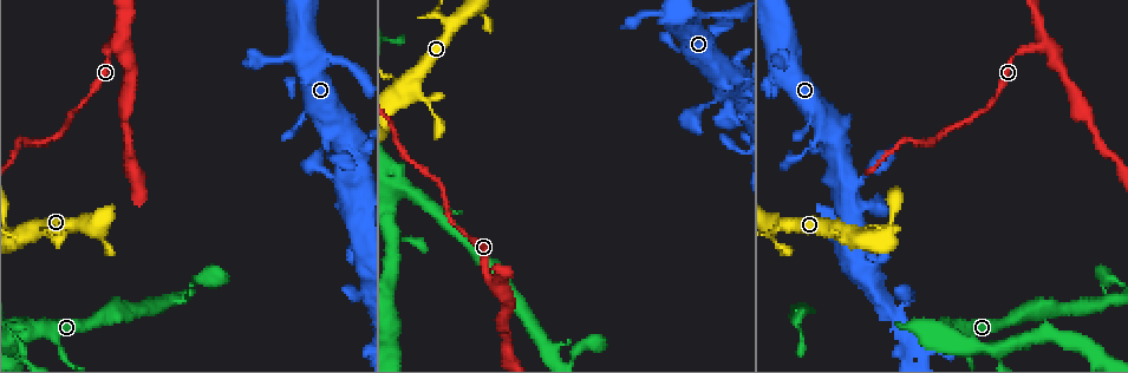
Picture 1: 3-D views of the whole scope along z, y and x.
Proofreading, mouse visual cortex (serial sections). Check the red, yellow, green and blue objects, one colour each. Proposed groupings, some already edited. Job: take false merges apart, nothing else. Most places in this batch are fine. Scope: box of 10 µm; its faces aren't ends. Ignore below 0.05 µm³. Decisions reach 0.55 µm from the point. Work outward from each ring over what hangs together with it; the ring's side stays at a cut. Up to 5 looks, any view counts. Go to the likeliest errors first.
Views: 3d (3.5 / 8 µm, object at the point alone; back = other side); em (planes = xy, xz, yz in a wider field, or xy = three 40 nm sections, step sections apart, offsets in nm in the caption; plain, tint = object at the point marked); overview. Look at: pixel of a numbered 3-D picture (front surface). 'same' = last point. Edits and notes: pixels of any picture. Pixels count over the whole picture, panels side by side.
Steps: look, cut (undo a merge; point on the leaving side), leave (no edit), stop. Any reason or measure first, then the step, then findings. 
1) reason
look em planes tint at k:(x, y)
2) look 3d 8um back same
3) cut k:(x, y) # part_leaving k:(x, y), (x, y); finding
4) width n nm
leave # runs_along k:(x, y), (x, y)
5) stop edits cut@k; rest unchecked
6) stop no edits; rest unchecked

abrupt turn
look 3d 8um at 1:(941, 323)

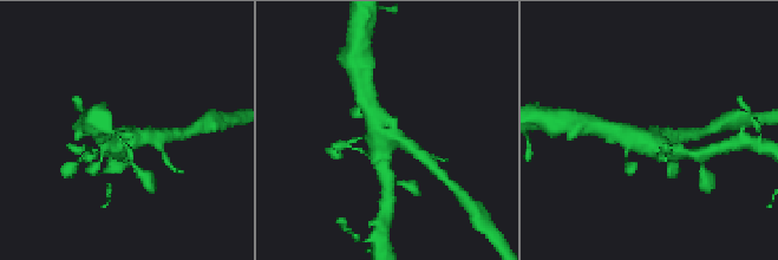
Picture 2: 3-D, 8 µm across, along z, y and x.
shape alone is not enough
look em xy step 2 tint same

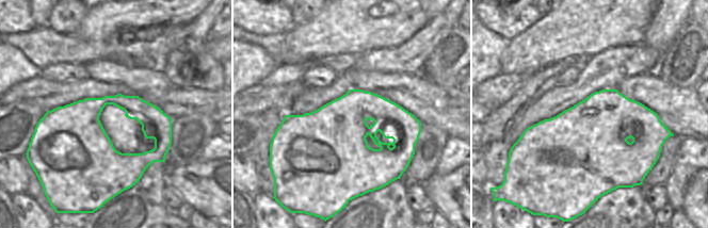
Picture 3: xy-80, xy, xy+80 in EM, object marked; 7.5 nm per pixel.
leave # runs_along 2:(420, 154), (396, 135), (396, 118); continuous, no second cell

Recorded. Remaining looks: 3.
sharp bend
look 3d 3.5um at 1:(31, 230)

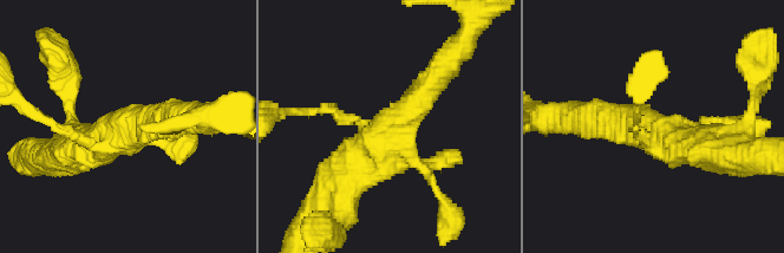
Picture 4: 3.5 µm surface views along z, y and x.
look em xy step 1 tint at 4:(384, 136)

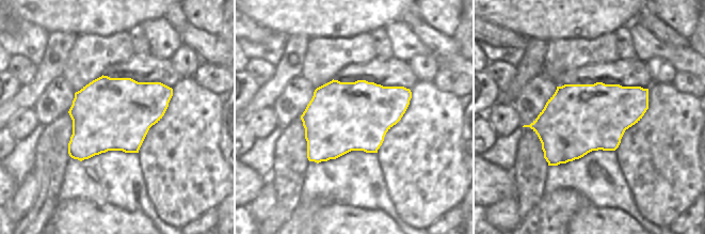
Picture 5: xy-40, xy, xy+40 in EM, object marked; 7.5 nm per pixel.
leave # runs_along 4:(437, 78), (361, 156), (339, 193); continuous, no second cell

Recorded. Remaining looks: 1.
stop no edits; rest unchecked

